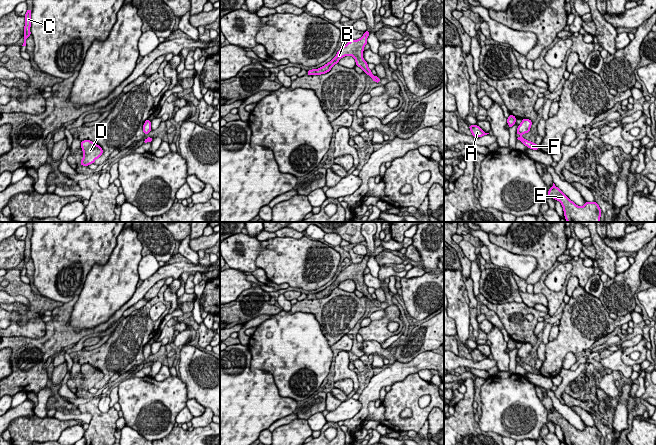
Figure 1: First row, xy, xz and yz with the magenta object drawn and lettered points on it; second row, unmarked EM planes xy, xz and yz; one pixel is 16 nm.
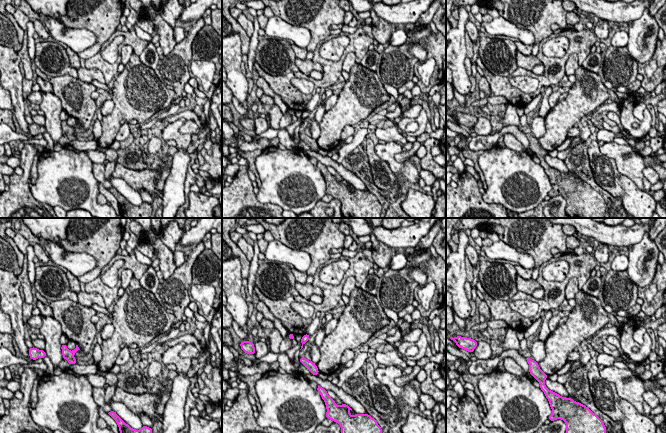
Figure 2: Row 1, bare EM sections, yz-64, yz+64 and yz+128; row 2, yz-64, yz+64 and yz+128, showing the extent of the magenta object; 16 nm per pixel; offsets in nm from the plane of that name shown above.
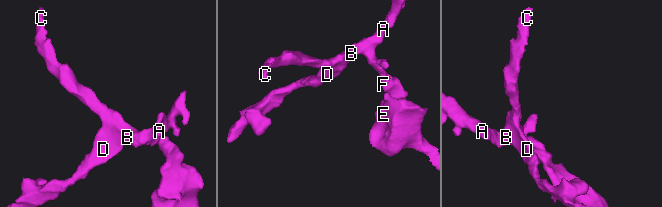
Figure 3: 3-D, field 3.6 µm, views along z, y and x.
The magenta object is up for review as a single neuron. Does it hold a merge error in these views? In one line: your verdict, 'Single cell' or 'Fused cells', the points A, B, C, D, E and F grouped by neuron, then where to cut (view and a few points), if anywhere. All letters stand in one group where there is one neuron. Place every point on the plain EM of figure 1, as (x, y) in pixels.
Single cell. Groups: A B C D E F. No split

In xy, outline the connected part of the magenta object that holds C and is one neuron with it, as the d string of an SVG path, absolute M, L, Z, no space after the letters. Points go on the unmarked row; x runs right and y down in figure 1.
M27 233L25 238L25 250L24 250L24 267L22 270L26 270L26 264L31 259L30 251L31 251L31 236L32 234Z

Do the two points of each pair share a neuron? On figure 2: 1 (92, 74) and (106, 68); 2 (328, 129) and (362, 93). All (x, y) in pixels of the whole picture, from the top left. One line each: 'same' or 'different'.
1: different
2: same

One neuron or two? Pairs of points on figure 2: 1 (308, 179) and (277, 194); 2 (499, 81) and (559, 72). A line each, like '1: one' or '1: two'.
1: one
2: one

